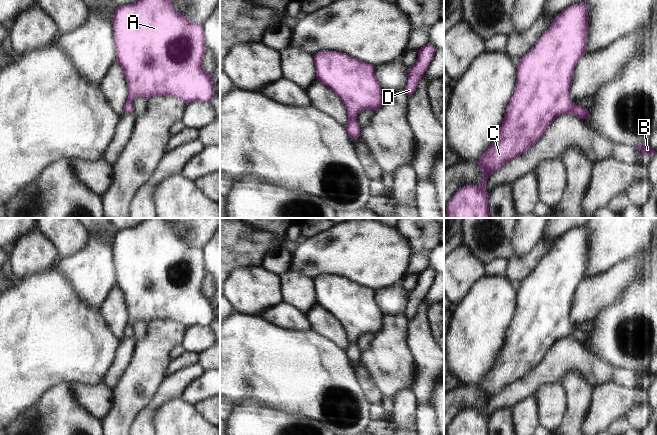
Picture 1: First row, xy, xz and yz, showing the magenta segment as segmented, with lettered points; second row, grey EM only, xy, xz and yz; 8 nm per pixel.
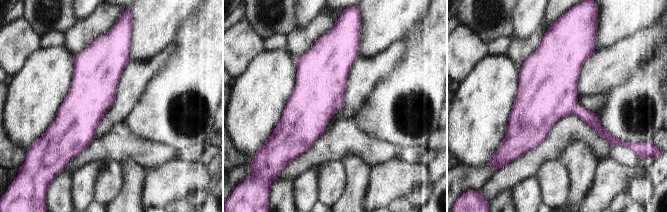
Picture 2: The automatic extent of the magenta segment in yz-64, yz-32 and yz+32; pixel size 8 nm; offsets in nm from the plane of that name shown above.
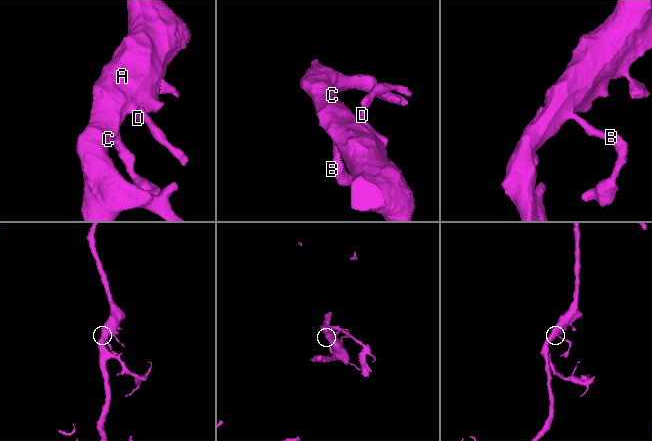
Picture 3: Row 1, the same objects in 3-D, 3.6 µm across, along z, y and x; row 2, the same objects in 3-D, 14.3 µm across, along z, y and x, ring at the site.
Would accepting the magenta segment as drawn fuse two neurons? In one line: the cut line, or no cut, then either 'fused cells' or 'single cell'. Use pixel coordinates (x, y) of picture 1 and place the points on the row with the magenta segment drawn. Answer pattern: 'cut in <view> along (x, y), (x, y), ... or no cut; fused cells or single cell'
no cut; single cell

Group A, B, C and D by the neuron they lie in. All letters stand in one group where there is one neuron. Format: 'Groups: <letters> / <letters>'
Groups: A B C D.

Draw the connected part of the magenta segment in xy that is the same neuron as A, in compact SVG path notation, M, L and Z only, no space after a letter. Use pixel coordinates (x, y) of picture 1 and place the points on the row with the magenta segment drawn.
M138 0L117 7L112 18L116 63L124 73L128 97L124 113L133 113L135 97L148 100L156 96L173 96L186 104L209 102L215 87L202 65L206 52L203 26L194 24L177 11L171 0Z

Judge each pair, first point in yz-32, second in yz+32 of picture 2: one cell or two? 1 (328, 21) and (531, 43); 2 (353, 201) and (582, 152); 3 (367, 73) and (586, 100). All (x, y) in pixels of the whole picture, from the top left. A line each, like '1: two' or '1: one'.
1: one
2: one
3: two

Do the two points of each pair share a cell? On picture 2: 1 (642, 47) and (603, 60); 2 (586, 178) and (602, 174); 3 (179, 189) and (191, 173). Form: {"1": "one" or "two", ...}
{"1": "one", "2": "two", "3": "one"}

